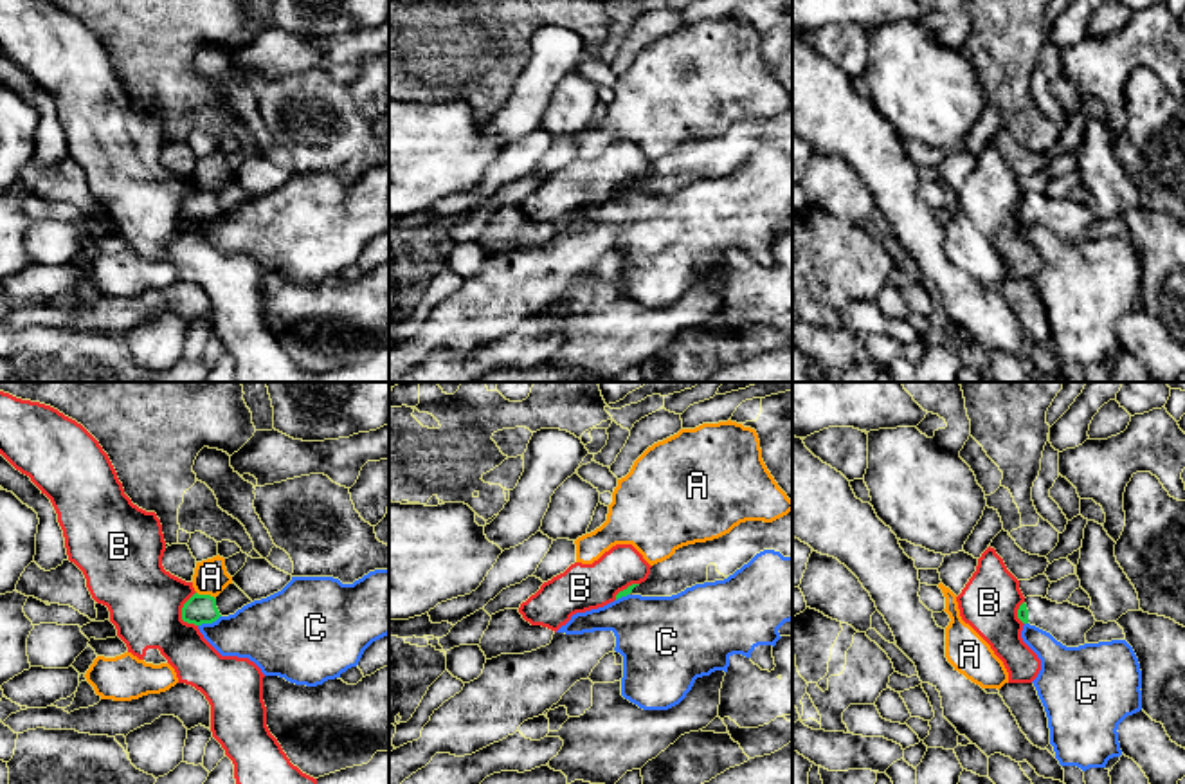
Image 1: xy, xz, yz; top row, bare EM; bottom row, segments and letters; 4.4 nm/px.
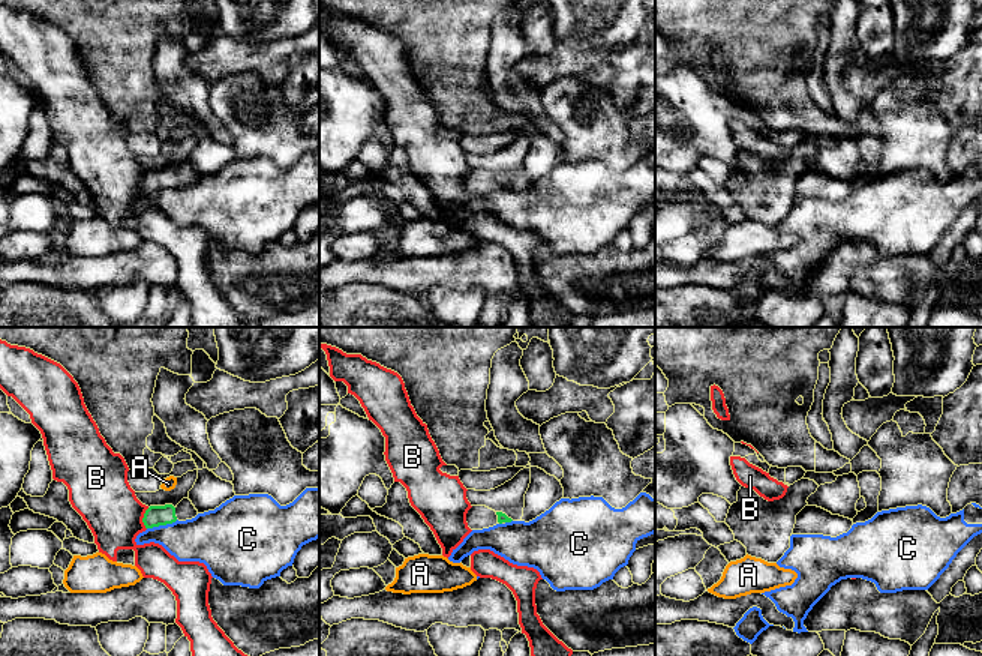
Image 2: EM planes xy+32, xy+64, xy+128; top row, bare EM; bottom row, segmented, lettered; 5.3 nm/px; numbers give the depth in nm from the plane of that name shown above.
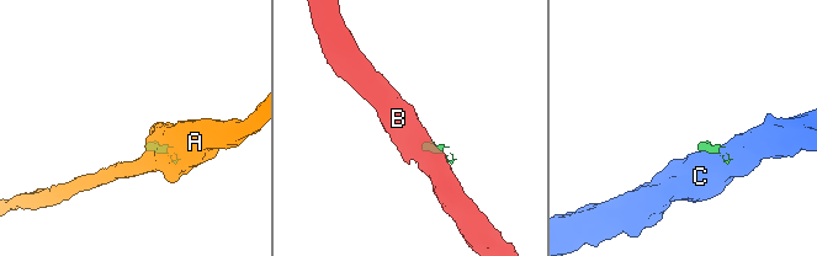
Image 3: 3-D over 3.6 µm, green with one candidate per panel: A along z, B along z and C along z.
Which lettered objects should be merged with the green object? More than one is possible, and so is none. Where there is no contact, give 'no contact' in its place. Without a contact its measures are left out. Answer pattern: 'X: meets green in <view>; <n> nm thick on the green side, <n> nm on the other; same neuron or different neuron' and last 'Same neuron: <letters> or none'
A: meets green in xy; 130 nm thick on the green side, 150 nm on the other; different neuron
B: meets green in xy; 130 nm thick on the green side, 340 nm on the other; different neuron
C: meets green in xy; 130 nm thick on the green side, 280 nm on the other; different neuron
Same neuron: none

